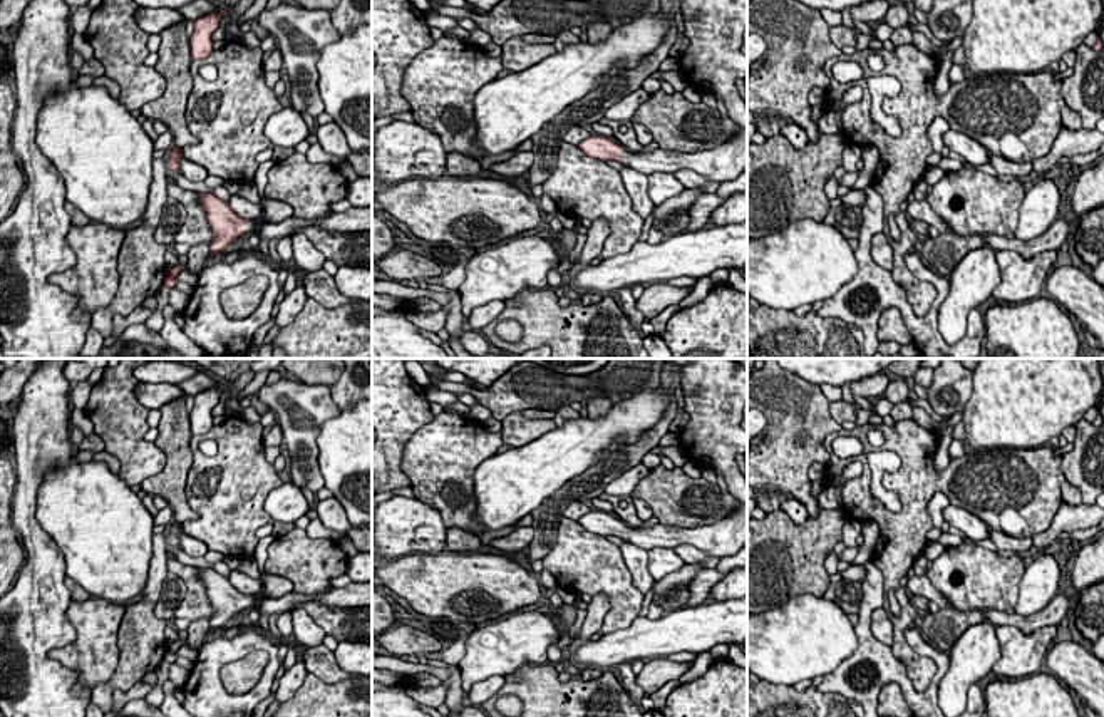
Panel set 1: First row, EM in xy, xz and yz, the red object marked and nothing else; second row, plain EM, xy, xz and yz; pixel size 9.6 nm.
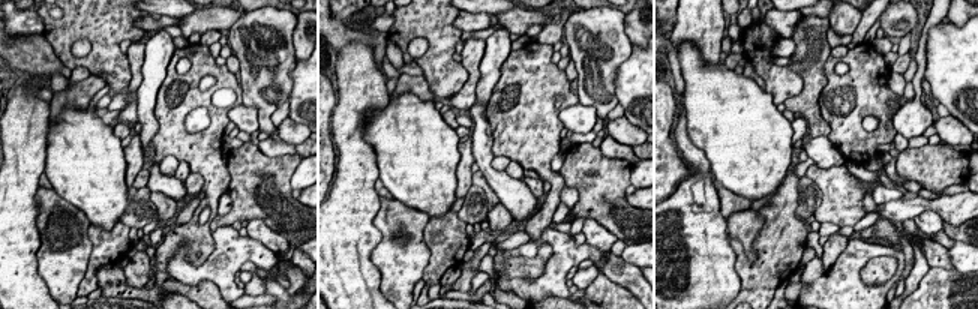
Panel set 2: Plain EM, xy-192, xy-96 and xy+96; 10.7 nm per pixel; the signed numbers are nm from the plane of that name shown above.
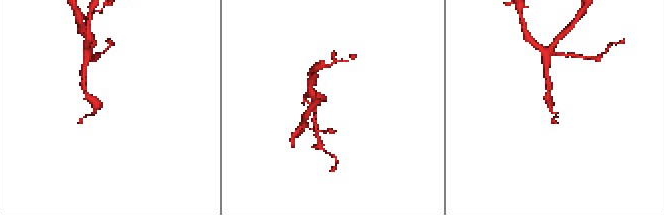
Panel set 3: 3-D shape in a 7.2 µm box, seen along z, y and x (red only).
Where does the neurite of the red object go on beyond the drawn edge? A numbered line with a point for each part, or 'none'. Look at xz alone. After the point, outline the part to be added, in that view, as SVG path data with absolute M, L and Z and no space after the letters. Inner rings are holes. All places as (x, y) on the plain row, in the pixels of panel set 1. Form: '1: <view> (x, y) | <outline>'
1: xz (727, 536) | M740 503L729 516L710 526L642 524L630 528L623 524L620 538L645 549L655 546L673 549L677 544L687 543L705 551L710 558L722 560L737 555L747 544L747 503Z

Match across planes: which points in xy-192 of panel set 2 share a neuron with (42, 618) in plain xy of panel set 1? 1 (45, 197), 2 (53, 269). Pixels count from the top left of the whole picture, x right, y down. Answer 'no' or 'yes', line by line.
1: no
2: no

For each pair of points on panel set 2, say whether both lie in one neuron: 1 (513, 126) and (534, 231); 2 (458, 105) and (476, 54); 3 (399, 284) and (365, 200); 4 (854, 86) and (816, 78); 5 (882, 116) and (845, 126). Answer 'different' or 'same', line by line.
1: same
2: same
3: different
4: different
5: same

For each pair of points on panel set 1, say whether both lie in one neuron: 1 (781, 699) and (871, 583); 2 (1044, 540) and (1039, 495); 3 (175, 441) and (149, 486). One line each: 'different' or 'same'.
1: different
2: different
3: same

